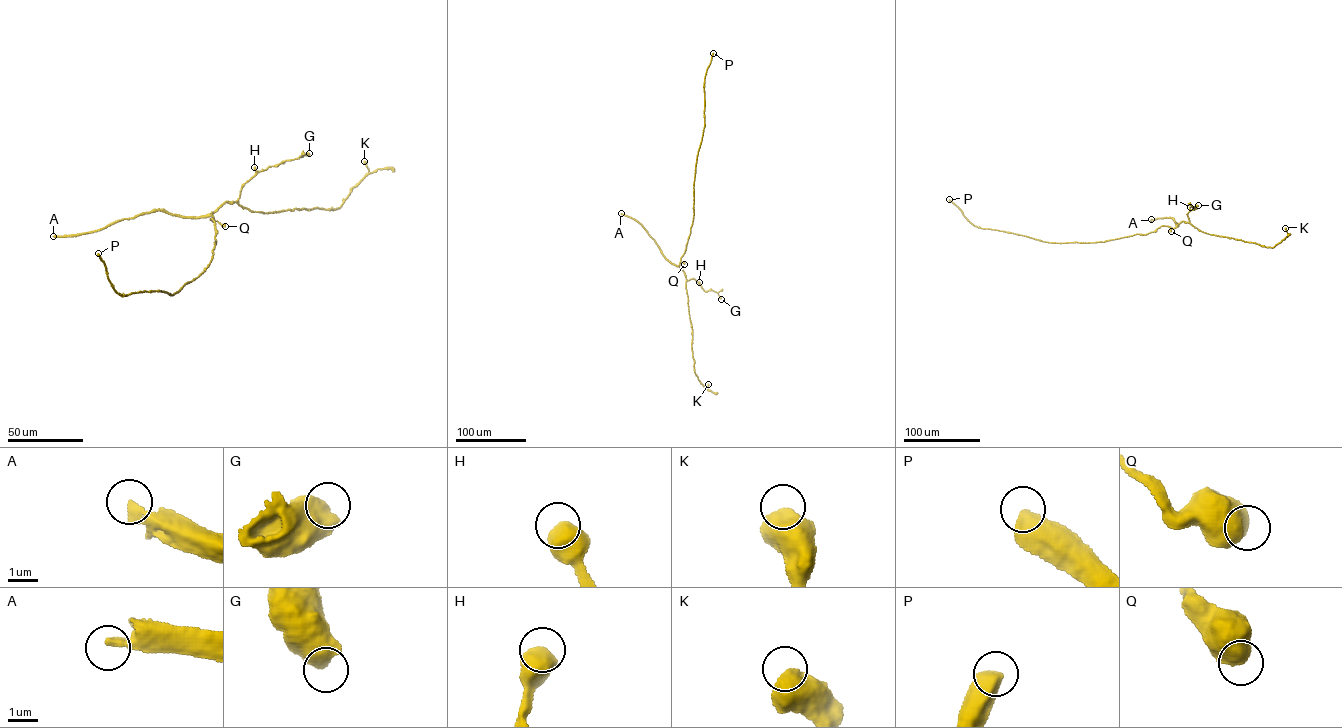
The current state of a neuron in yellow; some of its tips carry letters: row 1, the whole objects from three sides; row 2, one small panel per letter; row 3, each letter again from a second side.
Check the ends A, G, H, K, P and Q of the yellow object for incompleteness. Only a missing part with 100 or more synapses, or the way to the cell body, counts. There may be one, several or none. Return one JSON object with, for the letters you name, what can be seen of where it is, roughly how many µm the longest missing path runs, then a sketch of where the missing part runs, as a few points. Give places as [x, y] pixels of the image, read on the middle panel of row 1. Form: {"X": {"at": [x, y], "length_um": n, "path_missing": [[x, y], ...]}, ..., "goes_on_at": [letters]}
{"P": {"at": [713, 53], "length_um": 250}, "goes_on_at": ["P"]}

